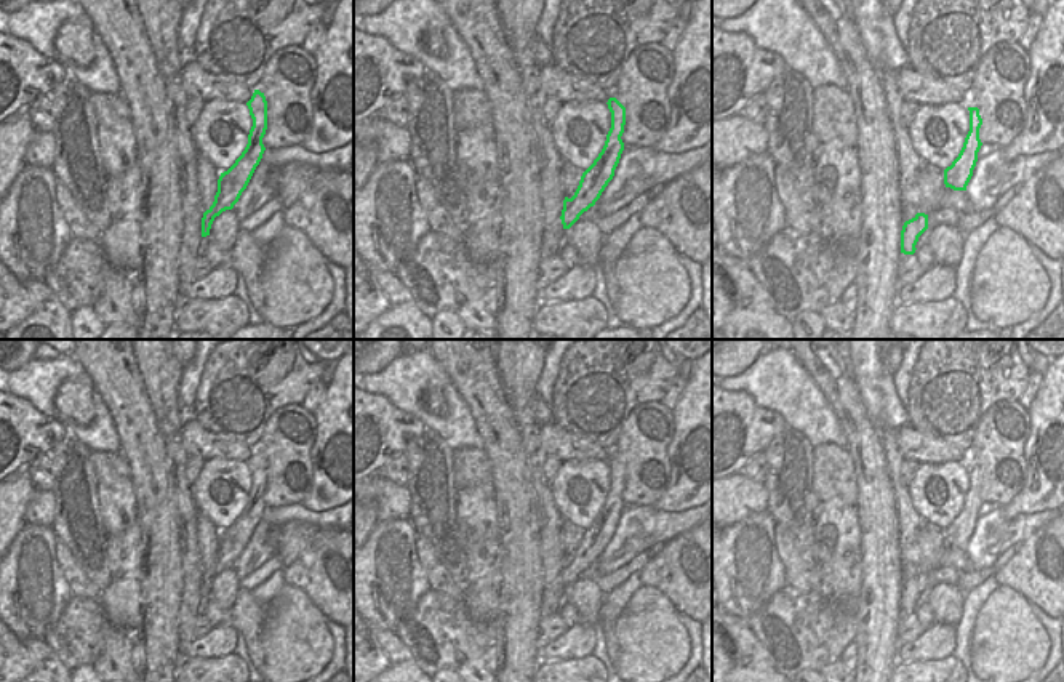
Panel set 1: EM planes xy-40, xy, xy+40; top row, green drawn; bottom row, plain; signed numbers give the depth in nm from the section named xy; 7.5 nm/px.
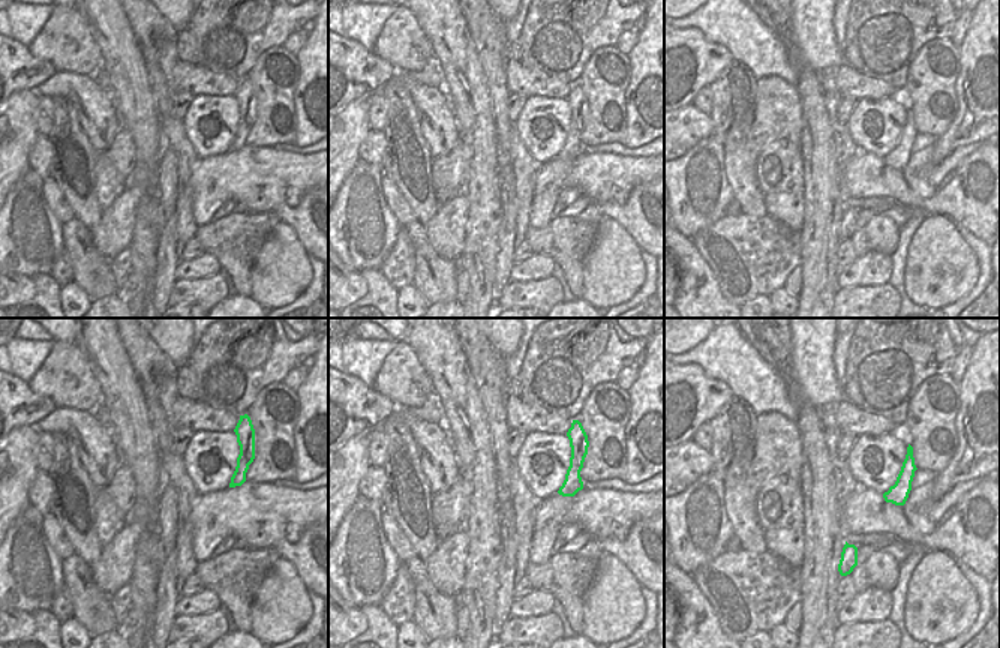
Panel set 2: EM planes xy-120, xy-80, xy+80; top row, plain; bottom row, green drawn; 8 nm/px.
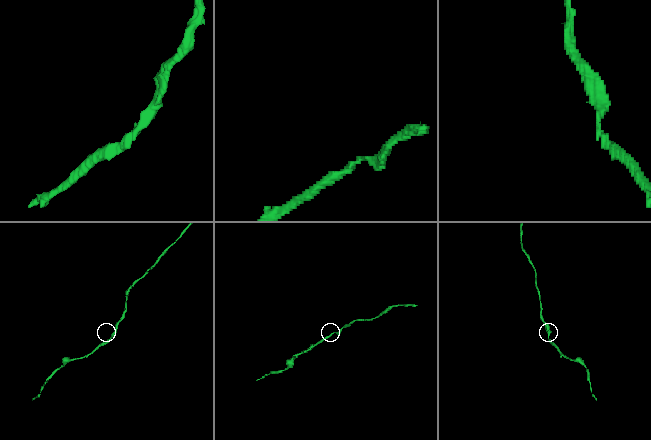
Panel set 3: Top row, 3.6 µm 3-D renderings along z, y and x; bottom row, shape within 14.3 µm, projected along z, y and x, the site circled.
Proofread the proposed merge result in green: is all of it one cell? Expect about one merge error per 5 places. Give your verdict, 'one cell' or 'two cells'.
one cell

